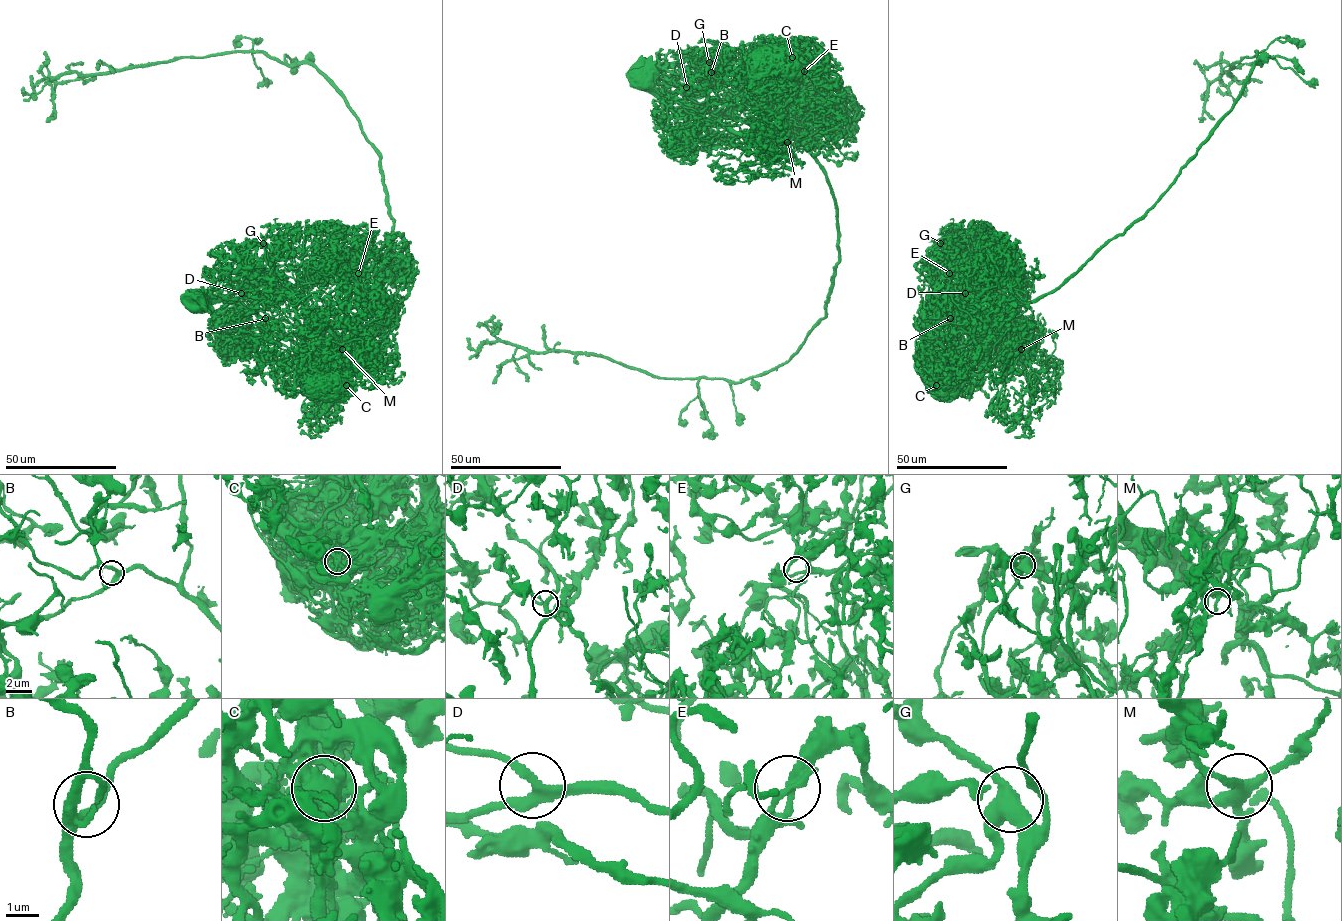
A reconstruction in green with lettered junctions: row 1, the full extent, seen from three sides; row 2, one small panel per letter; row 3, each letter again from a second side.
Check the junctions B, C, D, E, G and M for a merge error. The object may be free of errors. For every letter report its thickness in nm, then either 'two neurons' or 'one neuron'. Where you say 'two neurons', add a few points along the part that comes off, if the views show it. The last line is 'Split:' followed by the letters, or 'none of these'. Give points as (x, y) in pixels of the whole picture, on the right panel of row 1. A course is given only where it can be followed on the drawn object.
B: 280 nm thick; one neuron
C: 500 nm thick; two neurons; foreign part runs (935, 385), (952, 377), (954, 319), (1036, 301), (1121, 235), (1231, 108), (1257, 52), (1210, 83), (1199, 122)
D: 240 nm thick; one neuron
E: 200 nm thick; one neuron
G: 500 nm thick; one neuron
M: 300 nm thick; one neuron
Split: C

